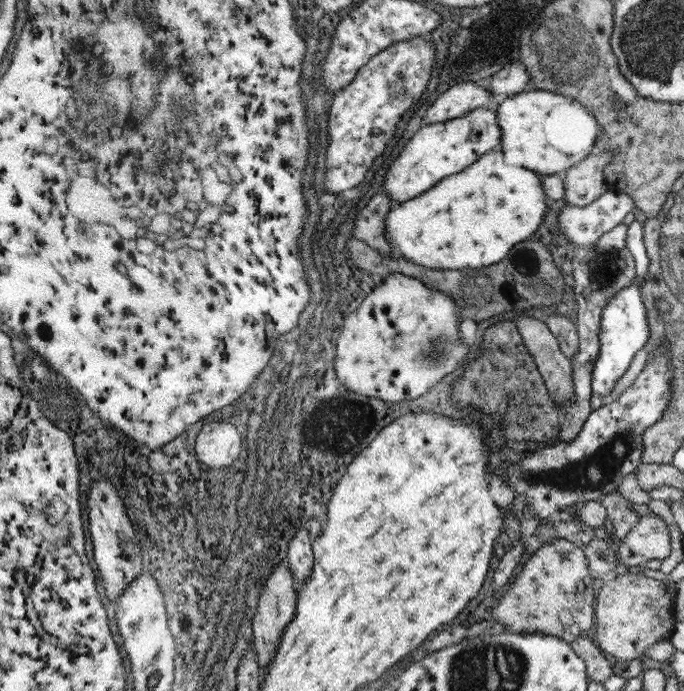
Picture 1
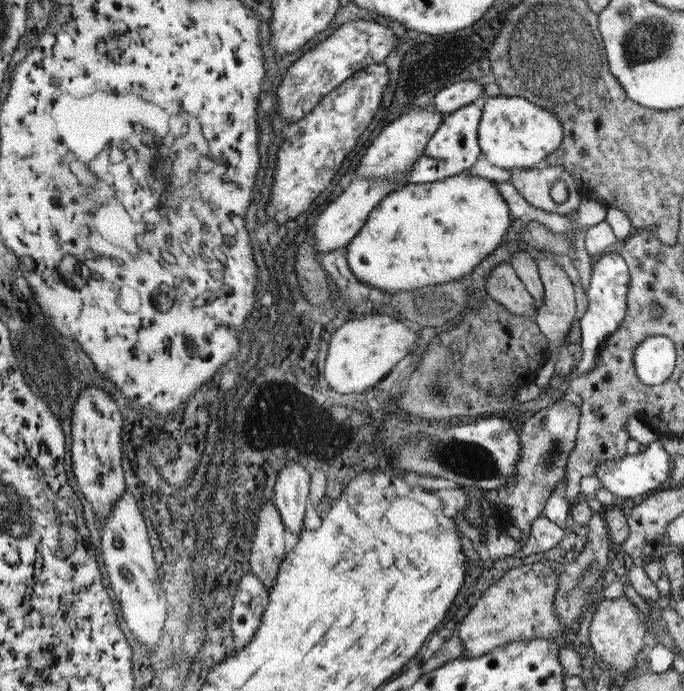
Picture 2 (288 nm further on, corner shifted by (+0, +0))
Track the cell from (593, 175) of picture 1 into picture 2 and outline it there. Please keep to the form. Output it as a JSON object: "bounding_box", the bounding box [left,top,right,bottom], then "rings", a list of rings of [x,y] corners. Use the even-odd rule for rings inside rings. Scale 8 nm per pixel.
{"bounding_box":[511,166,583,214],"rings":[[[565,166],[511,172],[511,184],[517,188],[517,192],[521,192],[521,196],[533,208],[539,208],[539,210],[551,212],[551,214],[571,214],[579,208],[579,204],[583,200],[583,196],[581,196],[583,186],[577,186],[577,182],[573,180],[573,174]],[[557,180],[565,180],[567,190],[569,190],[569,198],[563,204],[555,204],[549,198],[549,188]]]}

